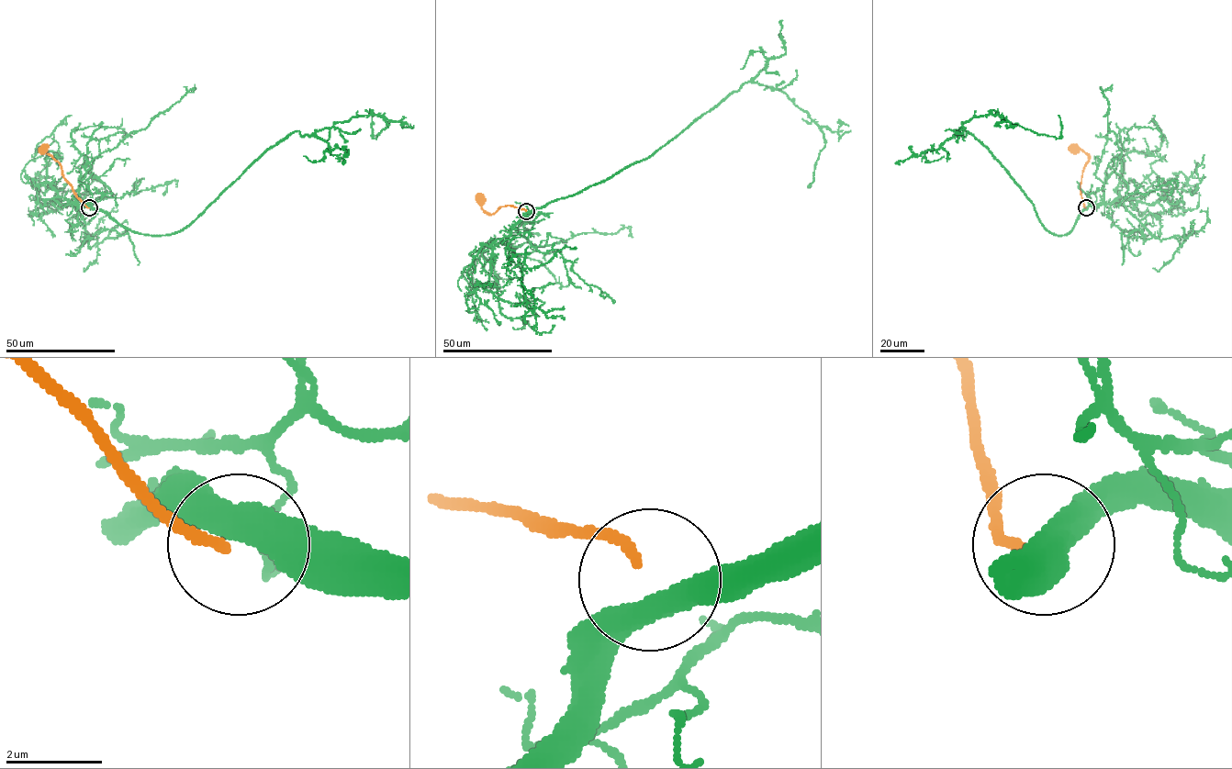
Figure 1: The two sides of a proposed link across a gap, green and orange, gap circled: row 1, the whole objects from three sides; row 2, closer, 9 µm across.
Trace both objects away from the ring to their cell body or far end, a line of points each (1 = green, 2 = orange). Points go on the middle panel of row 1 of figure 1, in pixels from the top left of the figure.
1: (526, 212), (604, 182), (651, 156), (749, 82), (781, 90), (823, 133), (825, 147), (808, 186), (811, 183)
2: (526, 211), (507, 205), (488, 214), (482, 208), (482, 200)

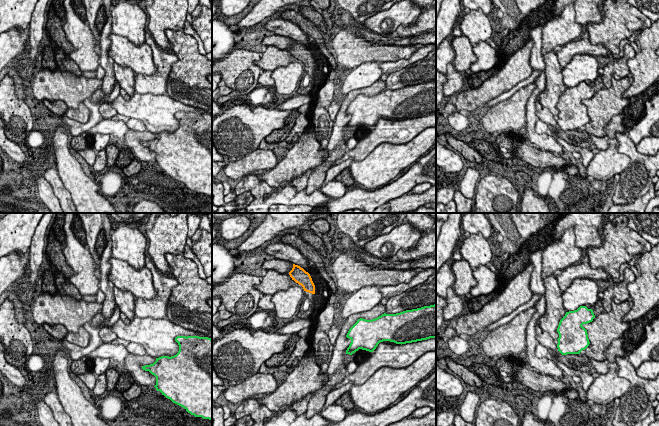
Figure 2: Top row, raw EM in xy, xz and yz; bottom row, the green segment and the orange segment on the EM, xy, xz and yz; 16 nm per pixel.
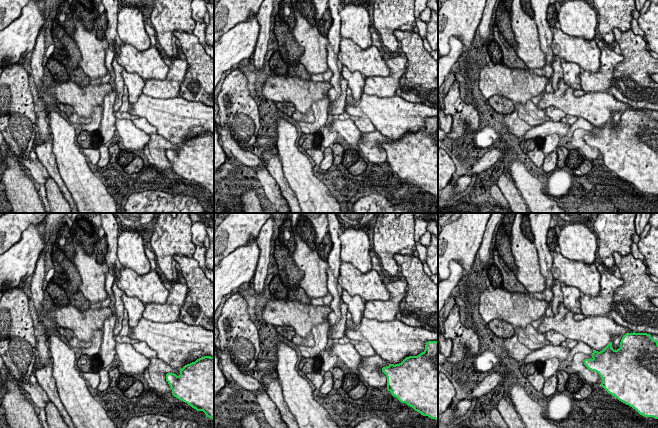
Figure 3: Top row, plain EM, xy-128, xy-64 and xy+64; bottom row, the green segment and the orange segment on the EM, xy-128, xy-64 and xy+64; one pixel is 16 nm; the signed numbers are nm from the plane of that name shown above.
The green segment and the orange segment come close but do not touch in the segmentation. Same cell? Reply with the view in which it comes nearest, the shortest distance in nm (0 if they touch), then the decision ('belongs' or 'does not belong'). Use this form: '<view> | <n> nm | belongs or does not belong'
xz | 800 nm | belongs

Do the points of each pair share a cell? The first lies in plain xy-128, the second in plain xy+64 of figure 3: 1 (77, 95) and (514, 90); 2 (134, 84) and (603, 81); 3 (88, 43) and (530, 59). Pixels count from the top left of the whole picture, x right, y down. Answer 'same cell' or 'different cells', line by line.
1: same cell
2: different cells
3: same cell

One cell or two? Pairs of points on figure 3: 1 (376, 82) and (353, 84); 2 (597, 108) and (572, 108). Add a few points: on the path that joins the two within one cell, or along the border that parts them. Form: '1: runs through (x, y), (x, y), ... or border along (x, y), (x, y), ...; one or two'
1: border along (365, 78), (363, 92); two
2: runs through (591, 108), (578, 108); one

